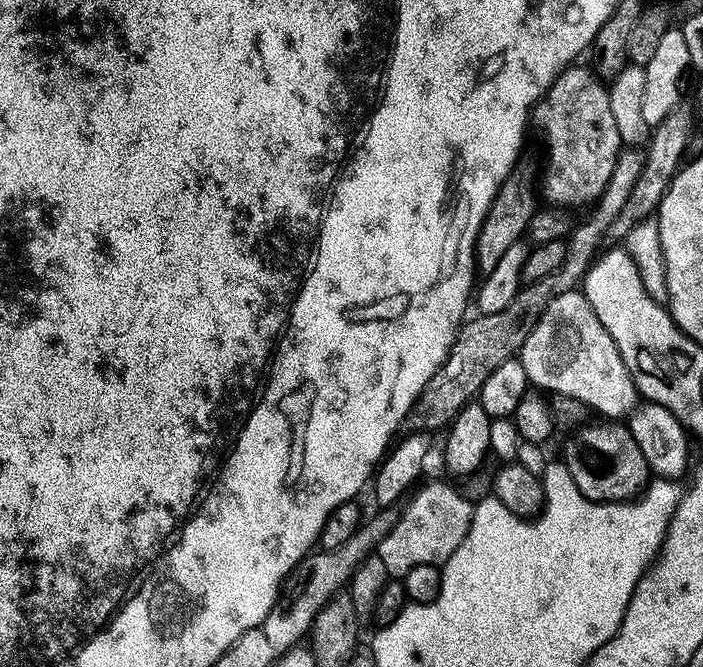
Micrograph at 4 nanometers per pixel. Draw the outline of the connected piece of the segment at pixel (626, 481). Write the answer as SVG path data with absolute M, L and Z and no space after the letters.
M589 422L567 437L562 462L570 470L574 486L587 500L597 502L623 502L635 498L648 487L650 473L634 434L624 422Z

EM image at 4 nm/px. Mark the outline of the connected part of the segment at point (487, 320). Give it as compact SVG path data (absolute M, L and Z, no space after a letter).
M628 146L620 151L614 162L614 174L610 174L610 182L606 182L606 190L595 202L591 209L593 212L568 233L566 258L562 258L561 268L554 270L554 274L546 274L546 278L538 278L534 284L524 284L504 309L494 313L476 314L473 320L468 318L461 323L448 359L436 371L434 378L426 382L422 394L408 413L406 424L411 431L432 434L435 428L447 429L465 404L479 393L490 370L519 353L548 301L558 292L575 292L583 285L584 276L601 247L600 239L609 235L614 218L620 216L622 206L626 206L626 198L630 198L630 190L634 190L634 182L638 182L638 174L642 174L644 157L645 153L636 146Z

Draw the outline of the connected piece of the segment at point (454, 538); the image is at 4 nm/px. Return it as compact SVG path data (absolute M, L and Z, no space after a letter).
M423 484L411 493L412 501L405 506L404 512L402 508L390 534L386 534L386 538L382 538L380 543L378 555L382 562L386 562L389 577L403 578L407 572L414 570L414 566L443 565L445 560L452 557L454 550L462 546L470 530L474 504L463 496L459 487Z

